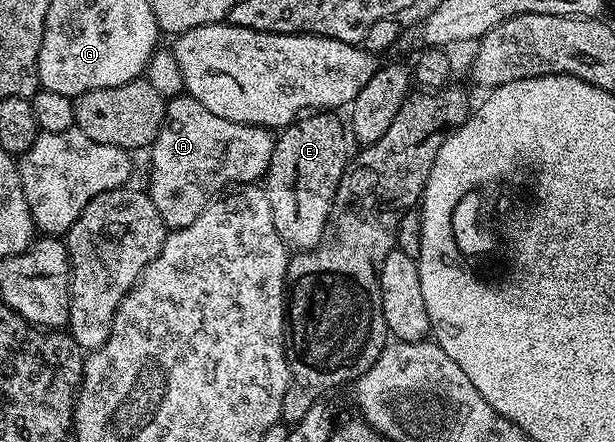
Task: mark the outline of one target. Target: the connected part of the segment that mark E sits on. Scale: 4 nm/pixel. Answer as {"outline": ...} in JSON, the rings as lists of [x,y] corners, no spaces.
{"outline":[[[310,112],[275,137],[264,189],[272,208],[272,224],[291,251],[312,250],[326,227],[336,188],[348,165],[348,130],[334,112]]]}

